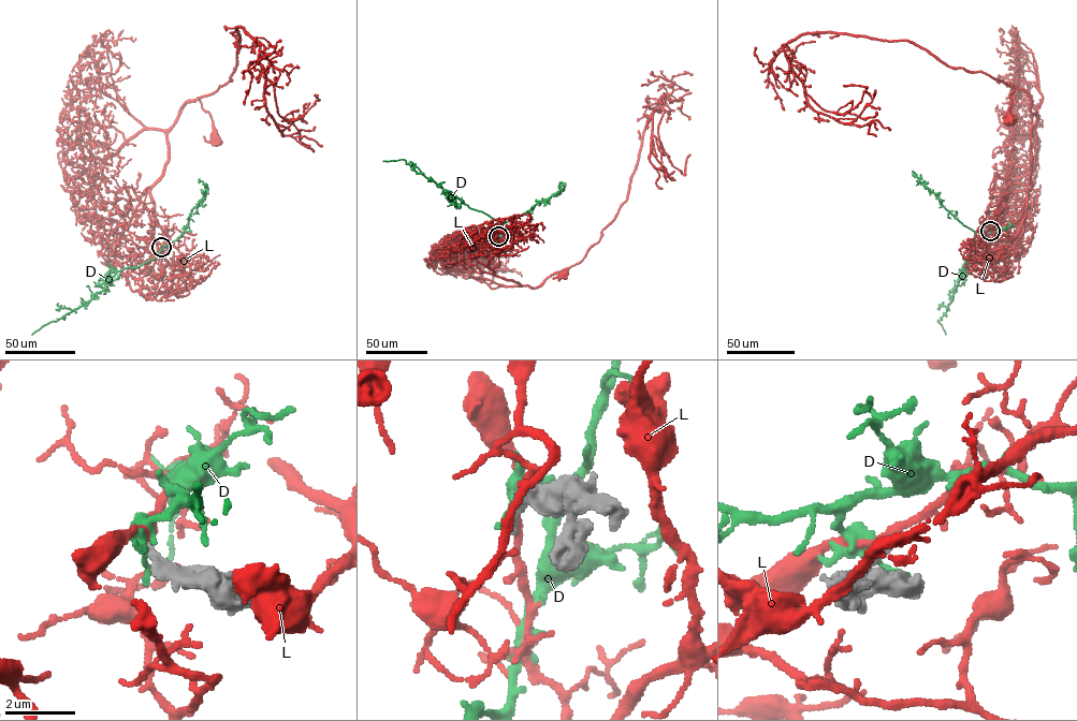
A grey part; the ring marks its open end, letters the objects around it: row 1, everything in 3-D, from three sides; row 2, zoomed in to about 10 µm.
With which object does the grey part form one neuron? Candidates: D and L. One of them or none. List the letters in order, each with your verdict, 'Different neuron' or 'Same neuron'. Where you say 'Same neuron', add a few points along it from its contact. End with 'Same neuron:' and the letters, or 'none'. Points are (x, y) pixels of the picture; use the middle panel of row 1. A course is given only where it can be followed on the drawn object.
D: Different neuron
L: Different neuron
Same neuron: none

